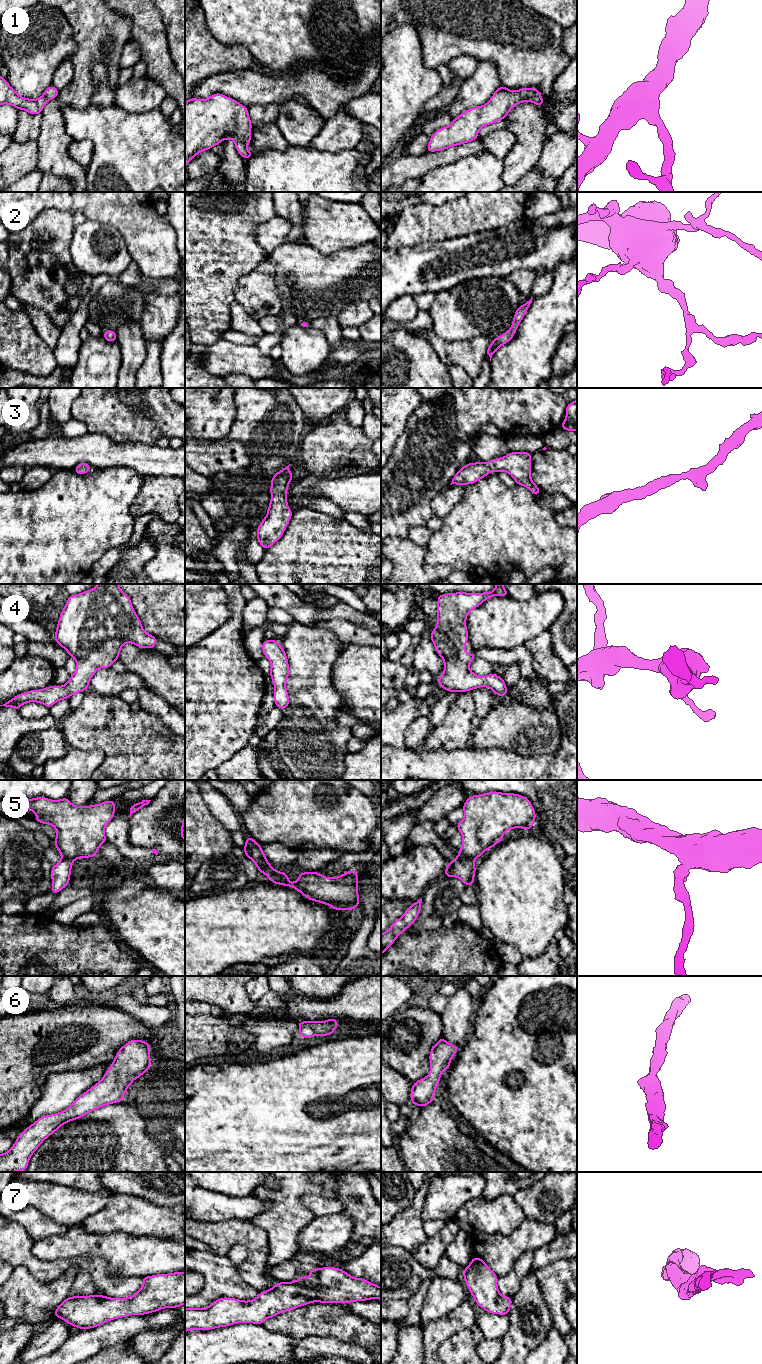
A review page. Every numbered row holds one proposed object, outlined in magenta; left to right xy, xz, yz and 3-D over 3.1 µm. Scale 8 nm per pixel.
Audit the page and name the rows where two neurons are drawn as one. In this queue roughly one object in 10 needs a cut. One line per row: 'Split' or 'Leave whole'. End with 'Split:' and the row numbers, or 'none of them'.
1: Leave whole
2: Leave whole
3: Leave whole
4: Leave whole
5: Leave whole
6: Leave whole
7: Leave whole
Split: none of them

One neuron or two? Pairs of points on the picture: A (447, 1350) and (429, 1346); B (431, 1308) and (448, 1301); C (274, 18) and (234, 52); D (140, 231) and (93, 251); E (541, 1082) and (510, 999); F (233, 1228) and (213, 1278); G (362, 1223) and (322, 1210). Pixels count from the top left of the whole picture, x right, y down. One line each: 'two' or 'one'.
A: two
B: one
C: two
D: two
E: one
F: two
G: two

